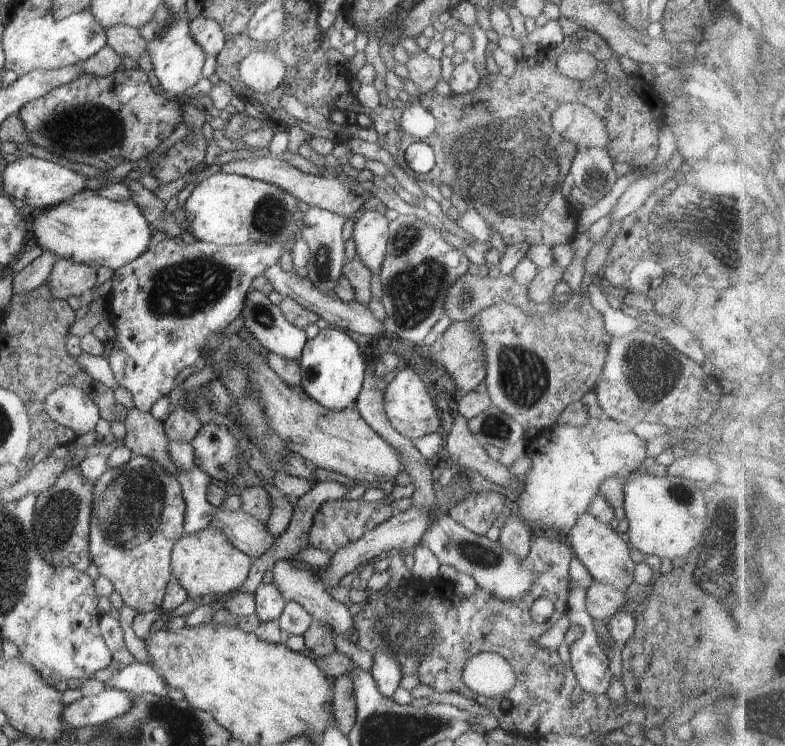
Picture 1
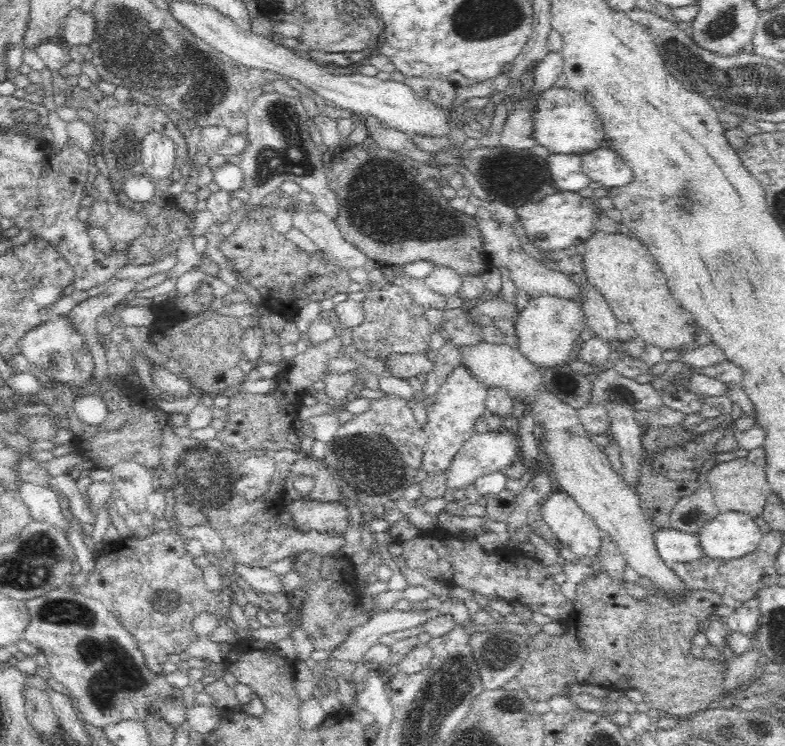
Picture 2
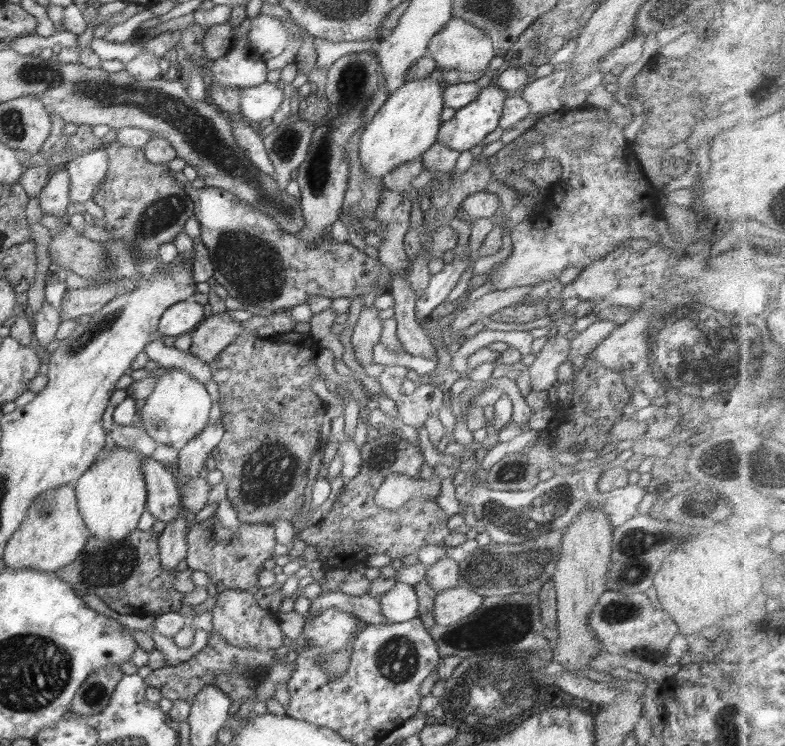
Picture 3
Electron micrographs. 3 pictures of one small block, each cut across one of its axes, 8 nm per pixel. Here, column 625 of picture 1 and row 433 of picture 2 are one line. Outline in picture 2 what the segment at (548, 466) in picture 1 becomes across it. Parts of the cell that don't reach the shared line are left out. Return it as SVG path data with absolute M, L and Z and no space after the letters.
M460 364L448 375L431 403L425 408L427 421L422 429L427 436L427 447L420 463L422 470L428 473L446 471L464 442L476 433L500 433L502 430L509 430L513 434L518 432L519 420L511 414L506 418L498 418L485 410L486 394L487 388L472 376L464 365Z

